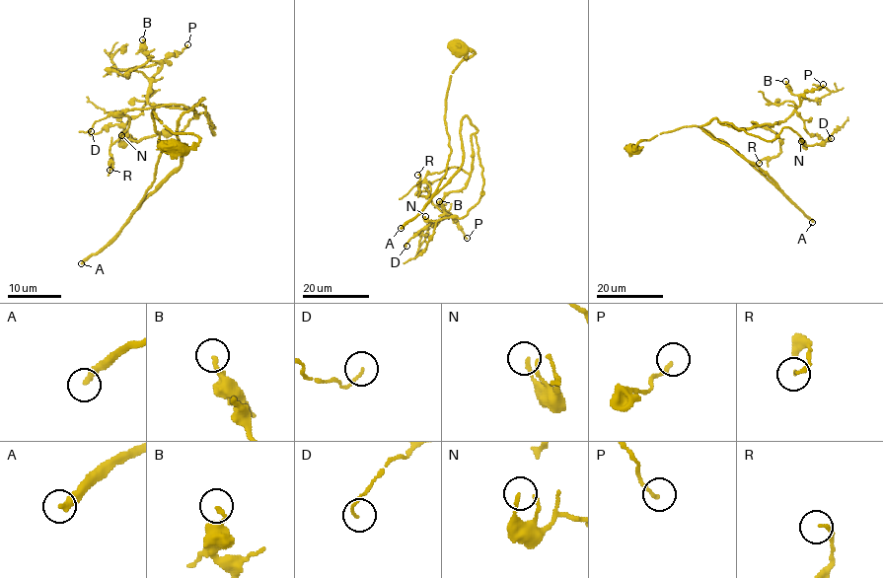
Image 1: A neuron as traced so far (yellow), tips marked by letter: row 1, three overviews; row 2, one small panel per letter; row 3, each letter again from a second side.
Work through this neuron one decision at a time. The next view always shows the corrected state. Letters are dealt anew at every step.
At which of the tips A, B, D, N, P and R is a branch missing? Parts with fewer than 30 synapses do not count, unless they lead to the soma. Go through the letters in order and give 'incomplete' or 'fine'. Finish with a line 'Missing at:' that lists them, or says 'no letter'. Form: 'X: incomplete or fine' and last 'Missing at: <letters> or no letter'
A: incomplete
B: fine
D: fine
N: fine
P: fine
R: fine
Missing at: A

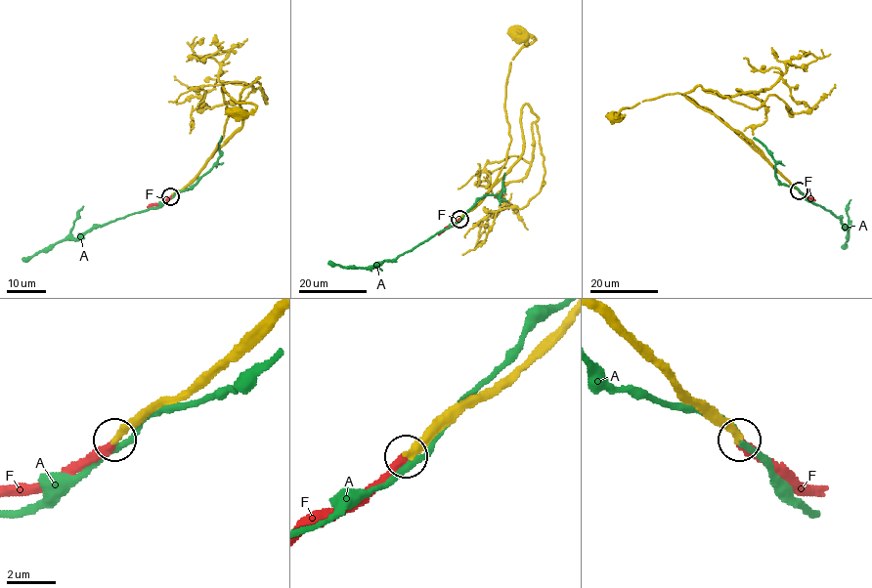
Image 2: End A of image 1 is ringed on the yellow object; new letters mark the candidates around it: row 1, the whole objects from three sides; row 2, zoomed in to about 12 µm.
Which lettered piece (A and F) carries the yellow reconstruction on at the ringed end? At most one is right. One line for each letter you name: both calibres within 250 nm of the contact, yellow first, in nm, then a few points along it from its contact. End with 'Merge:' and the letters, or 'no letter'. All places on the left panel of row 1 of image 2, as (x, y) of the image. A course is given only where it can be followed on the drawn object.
F: 360/320 nm | via (171, 196), (147, 207)
Merge: F

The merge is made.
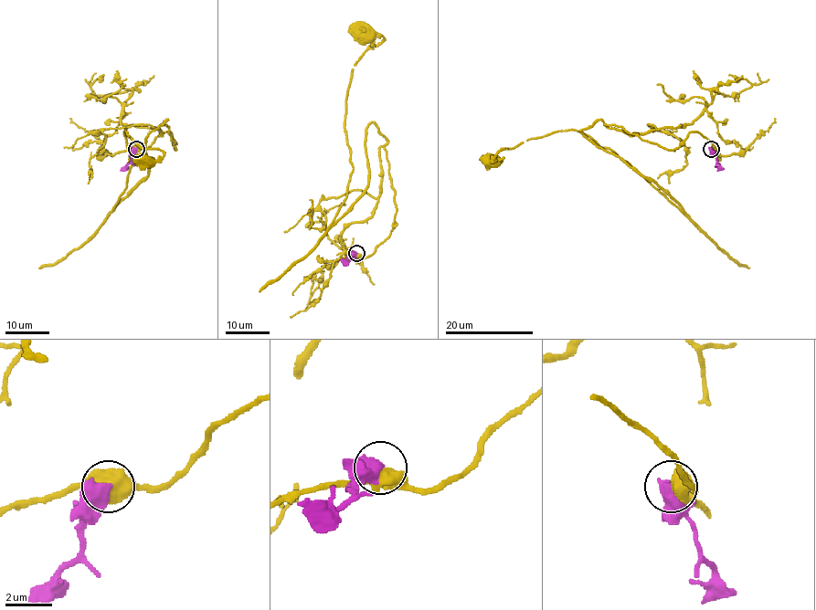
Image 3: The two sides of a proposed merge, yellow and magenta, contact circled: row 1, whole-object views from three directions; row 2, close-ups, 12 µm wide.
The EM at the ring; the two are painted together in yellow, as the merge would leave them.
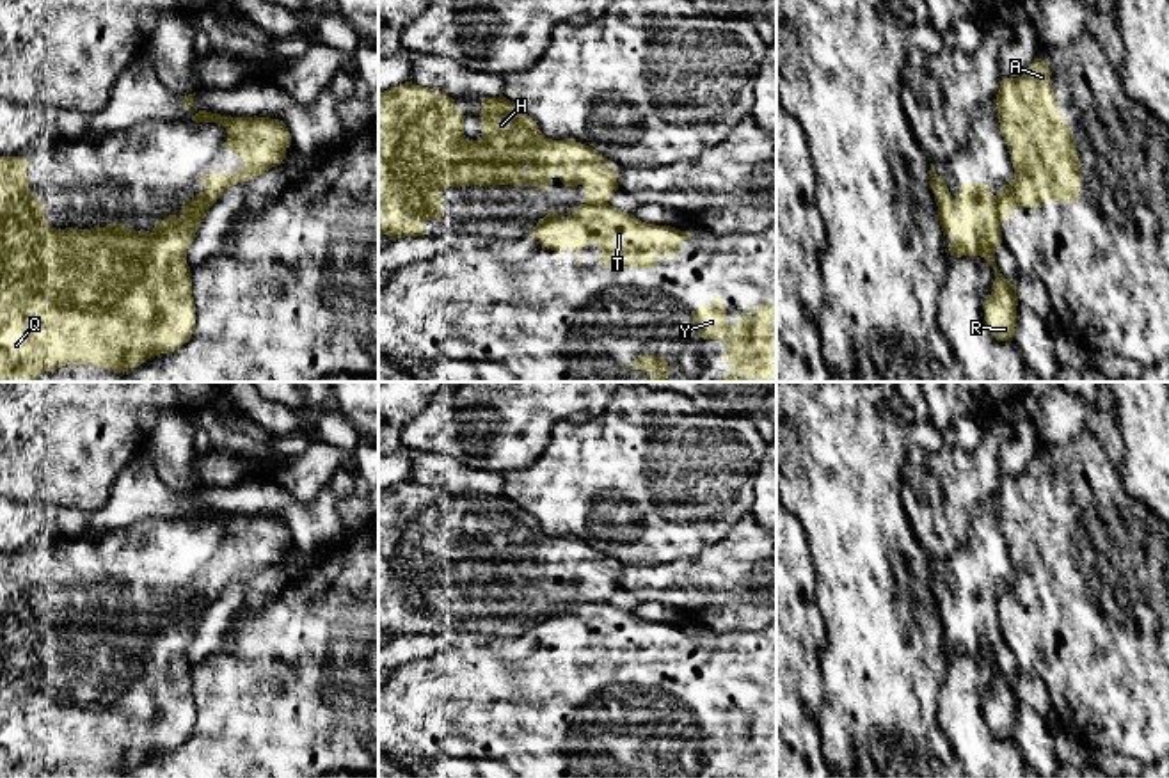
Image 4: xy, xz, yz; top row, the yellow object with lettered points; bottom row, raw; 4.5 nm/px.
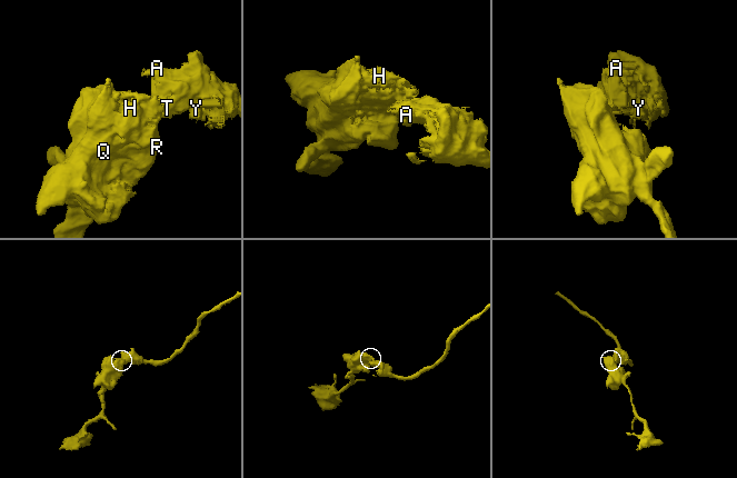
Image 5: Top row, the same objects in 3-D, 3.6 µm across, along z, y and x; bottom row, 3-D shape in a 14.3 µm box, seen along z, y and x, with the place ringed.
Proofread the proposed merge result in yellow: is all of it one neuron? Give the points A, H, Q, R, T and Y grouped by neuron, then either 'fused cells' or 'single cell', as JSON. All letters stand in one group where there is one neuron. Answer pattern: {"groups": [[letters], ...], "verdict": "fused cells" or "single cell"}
{"groups": [["A", "T", "Y"], ["H", "Q", "R"]], "verdict": "fused cells"}

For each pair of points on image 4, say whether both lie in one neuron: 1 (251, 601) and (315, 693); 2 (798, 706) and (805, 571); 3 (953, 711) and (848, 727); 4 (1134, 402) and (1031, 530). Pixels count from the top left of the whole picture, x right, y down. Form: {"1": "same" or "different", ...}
{"1": "different", "2": "same", "3": "different", "4": "different"}

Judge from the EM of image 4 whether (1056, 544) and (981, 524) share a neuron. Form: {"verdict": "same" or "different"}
{"verdict": "different"}

